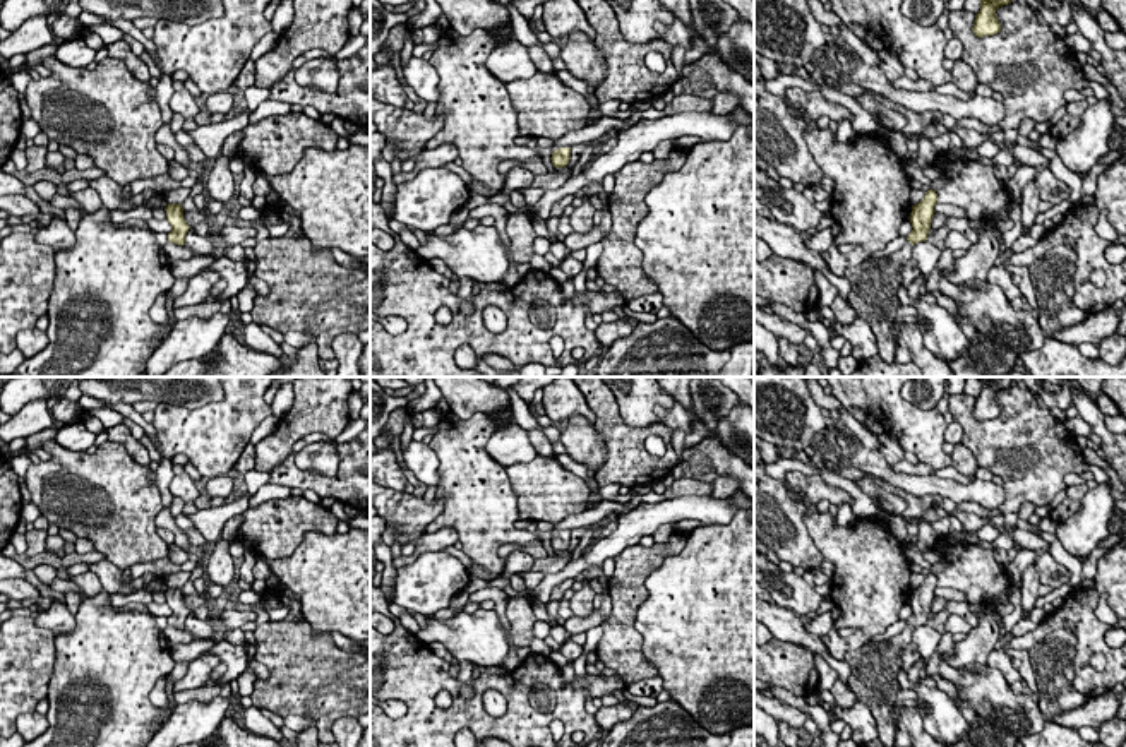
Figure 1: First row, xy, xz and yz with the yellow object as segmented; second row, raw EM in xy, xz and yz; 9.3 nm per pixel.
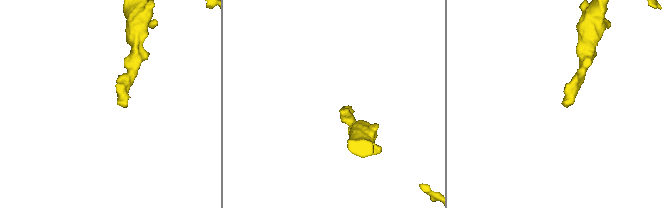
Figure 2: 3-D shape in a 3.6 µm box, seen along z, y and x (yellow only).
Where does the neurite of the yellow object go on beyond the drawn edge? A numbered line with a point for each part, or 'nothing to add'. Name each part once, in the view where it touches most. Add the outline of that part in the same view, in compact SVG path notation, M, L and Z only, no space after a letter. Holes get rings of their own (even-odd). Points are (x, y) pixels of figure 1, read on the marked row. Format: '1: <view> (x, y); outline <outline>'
1: yz (874, 283); outline M905 240L903 247L888 257L869 257L859 266L850 266L845 278L852 284L848 303L857 317L869 322L876 343L877 355L886 363L895 363L896 336L893 334L898 307L898 288L901 284L901 271L912 259L913 245Z

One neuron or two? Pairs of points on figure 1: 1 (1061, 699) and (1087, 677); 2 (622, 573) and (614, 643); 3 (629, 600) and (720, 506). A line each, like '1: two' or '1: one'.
1: two
2: one
3: two

